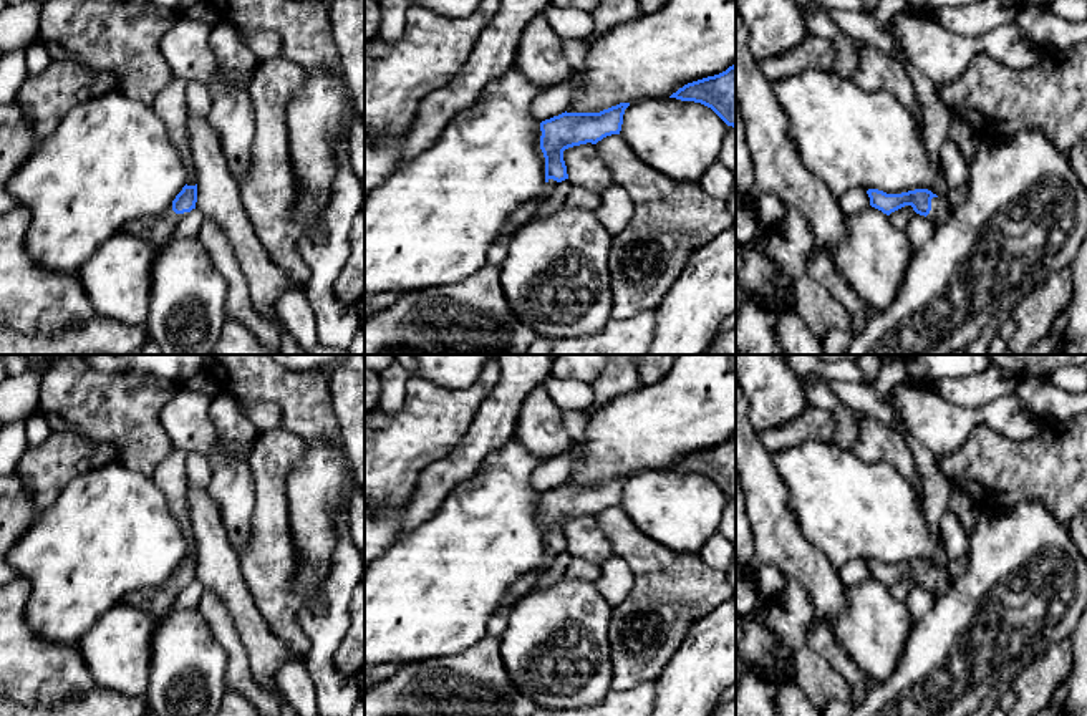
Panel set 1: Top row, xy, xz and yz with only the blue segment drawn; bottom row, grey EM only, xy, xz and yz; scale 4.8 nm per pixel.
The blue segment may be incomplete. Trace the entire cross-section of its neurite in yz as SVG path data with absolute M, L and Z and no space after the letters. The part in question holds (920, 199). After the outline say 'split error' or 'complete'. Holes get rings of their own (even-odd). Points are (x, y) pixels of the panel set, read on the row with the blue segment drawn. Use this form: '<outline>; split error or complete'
M868 189L867 194L870 197L870 206L887 215L905 206L911 206L915 214L925 215L940 224L948 214L938 196L928 189L915 189L901 194L887 194L878 189Z; split error

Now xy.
M197 184L184 186L172 201L172 206L159 215L138 219L124 225L121 232L144 237L152 242L166 242L174 230L174 225L192 209L197 202Z; split error

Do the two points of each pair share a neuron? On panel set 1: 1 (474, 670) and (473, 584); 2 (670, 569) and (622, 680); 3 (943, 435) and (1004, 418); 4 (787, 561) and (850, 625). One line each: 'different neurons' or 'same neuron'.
1: different neurons
2: same neuron
3: same neuron
4: different neurons

